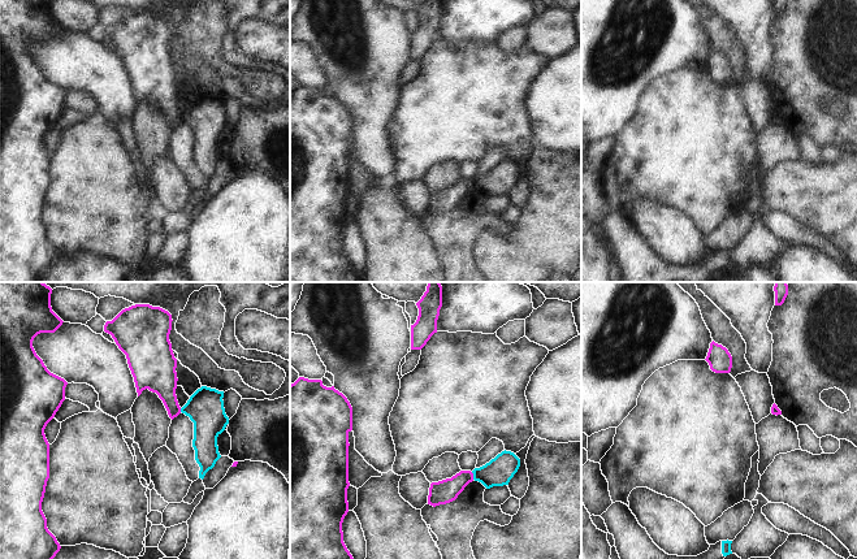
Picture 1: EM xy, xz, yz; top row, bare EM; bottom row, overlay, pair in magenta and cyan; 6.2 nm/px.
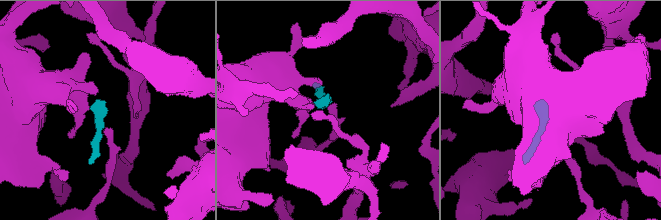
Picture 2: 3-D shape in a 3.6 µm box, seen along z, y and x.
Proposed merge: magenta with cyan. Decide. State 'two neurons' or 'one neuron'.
two neurons

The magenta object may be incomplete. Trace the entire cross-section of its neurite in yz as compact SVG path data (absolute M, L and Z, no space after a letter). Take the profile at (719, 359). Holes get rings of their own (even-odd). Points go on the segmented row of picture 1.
M710 343L707 356L705 359L710 369L715 373L730 373L732 368L732 356L726 347L715 343Z

